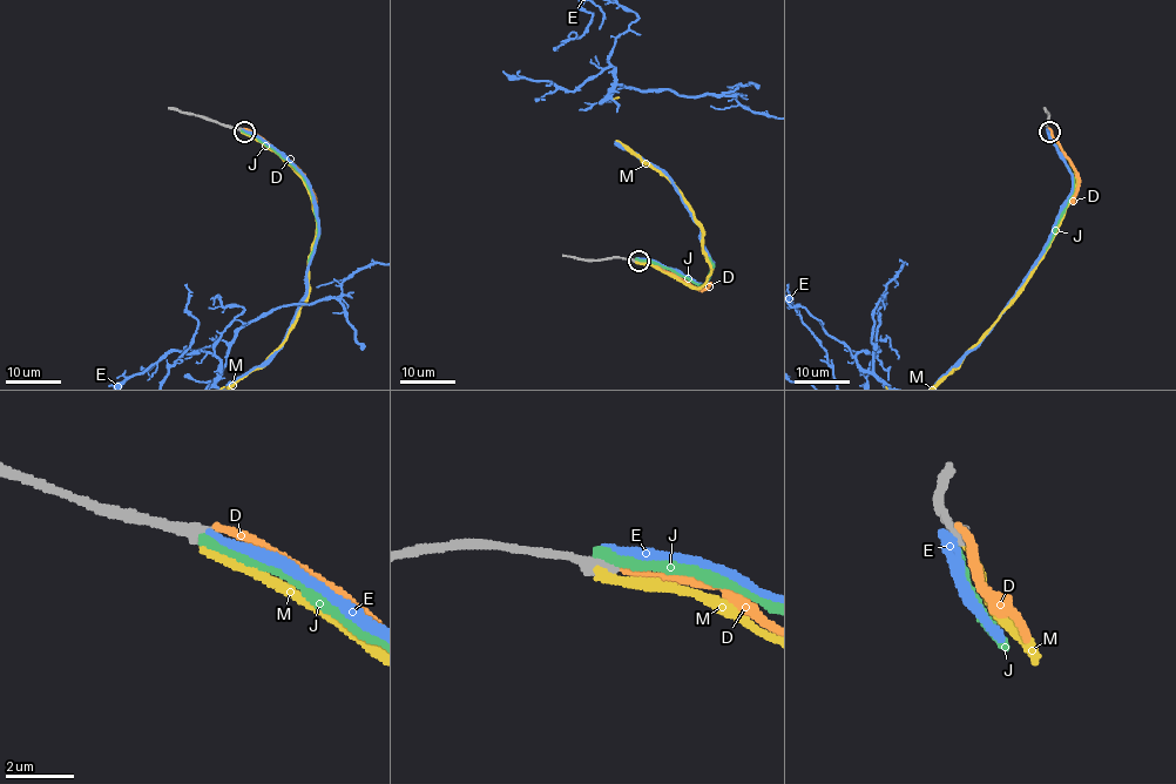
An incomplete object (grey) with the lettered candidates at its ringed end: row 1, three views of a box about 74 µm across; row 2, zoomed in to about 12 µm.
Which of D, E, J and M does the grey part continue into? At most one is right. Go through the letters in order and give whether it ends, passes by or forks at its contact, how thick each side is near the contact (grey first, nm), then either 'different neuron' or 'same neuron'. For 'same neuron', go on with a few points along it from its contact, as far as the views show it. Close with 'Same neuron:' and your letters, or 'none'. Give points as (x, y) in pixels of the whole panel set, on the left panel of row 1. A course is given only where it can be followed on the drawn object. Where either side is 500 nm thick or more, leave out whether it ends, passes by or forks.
D: it ends there; 480 nm thick on the grey side, 200 nm on the other; different neuron
E: it ends there; 480 nm thick on the grey side, 280 nm on the other; different neuron
J: it ends there; 480 nm thick on the grey side, 280 nm on the other; different neuron
M: it ends there; 480 nm thick on the grey side, 240 nm on the other; different neuron
Same neuron: none

